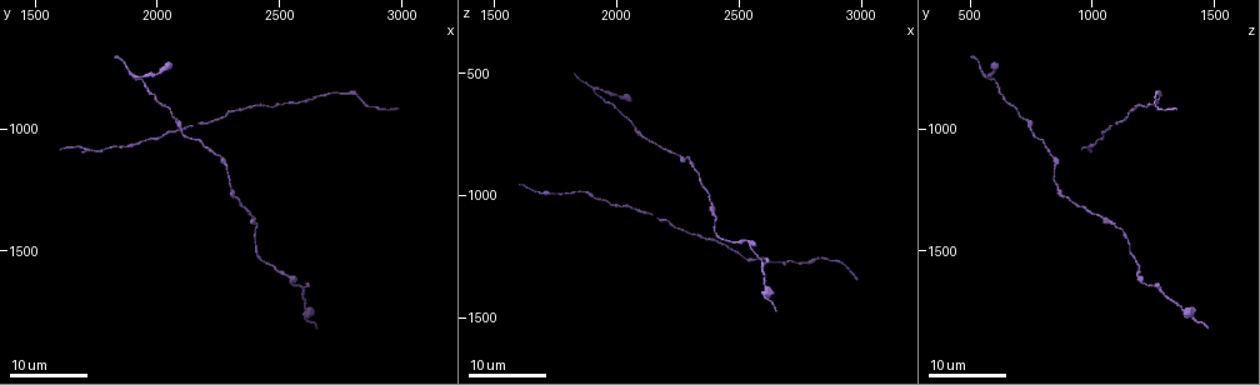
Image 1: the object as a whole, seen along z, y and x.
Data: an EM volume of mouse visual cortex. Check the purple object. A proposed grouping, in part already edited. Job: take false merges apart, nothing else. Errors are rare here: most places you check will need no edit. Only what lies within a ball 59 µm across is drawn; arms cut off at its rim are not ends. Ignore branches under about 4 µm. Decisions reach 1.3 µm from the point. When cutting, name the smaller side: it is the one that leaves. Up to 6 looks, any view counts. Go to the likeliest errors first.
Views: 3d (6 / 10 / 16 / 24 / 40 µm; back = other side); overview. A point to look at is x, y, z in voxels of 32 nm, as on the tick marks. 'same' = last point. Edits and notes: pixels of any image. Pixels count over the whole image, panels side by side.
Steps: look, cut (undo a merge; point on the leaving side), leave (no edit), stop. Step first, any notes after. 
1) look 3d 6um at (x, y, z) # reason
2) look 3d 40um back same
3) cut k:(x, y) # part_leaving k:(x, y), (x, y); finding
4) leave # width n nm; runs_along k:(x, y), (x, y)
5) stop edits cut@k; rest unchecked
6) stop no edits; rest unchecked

look 3d 16um at (1910, 790, 550)

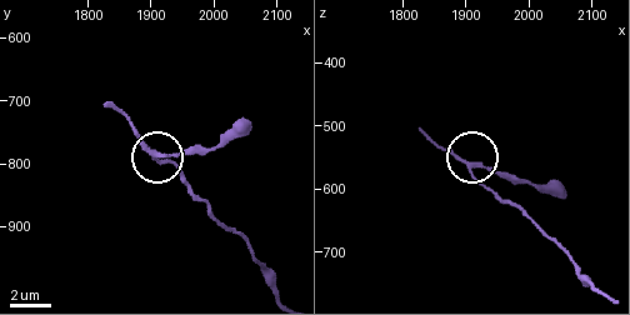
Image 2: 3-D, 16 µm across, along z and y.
look 3d 10um at (1920, 790, 565) # zoom in

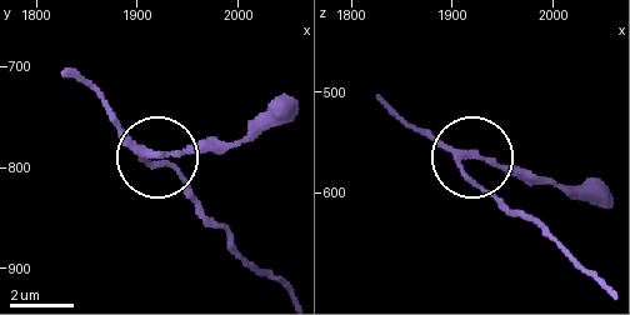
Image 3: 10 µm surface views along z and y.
leave # runs_along 3:(281, 288), (241, 256), (178, 175), (150, 161), (248, 143); one neuron here

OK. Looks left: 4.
look 3d 24um at (2590, 1640, 1270)

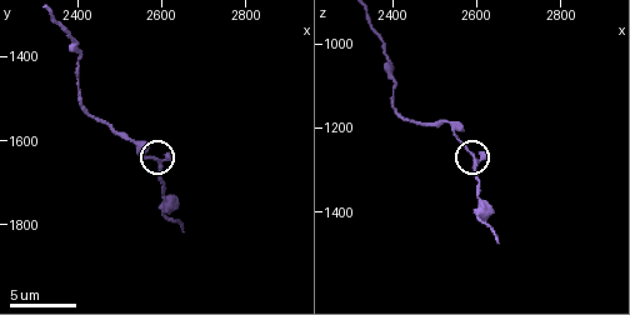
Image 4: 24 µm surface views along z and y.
look 3d 6um at (2590, 1655, 1275)

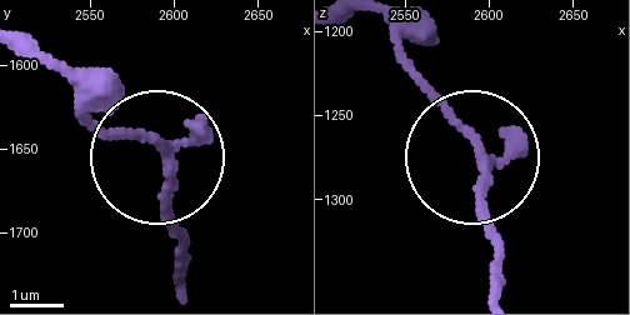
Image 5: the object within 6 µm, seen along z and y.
look 3d 6um back at (2594, 1650, 1272) # from behind

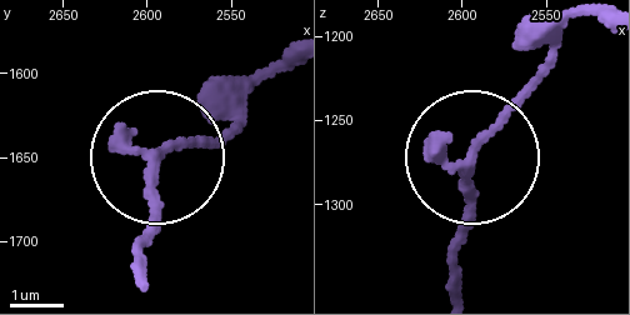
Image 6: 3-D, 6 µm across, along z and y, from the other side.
leave # width 170 nm; continuous, no second neuron

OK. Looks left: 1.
stop no edits; rest unchecked

